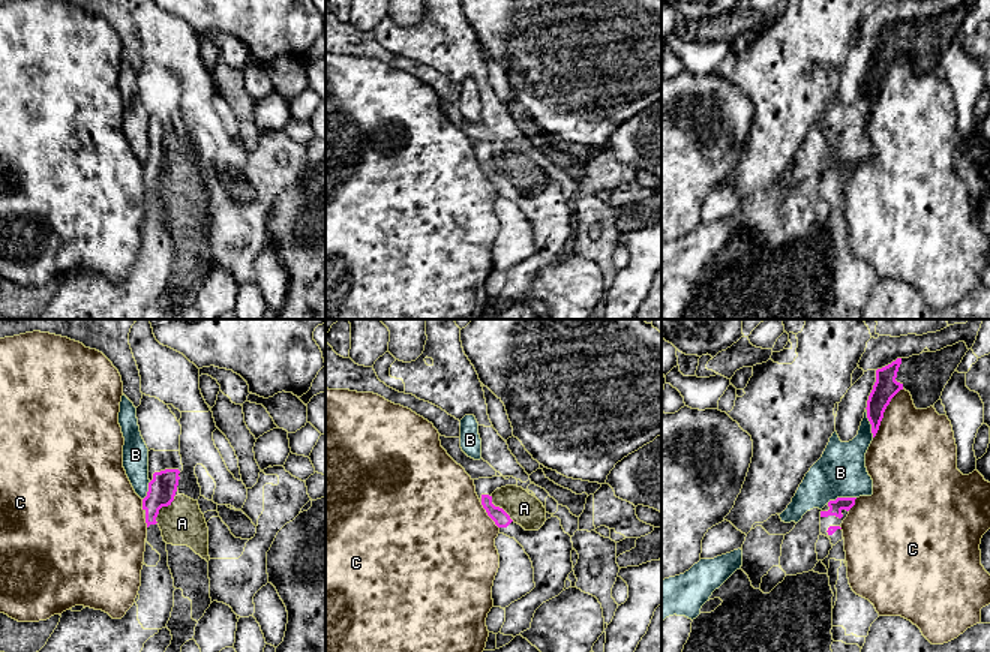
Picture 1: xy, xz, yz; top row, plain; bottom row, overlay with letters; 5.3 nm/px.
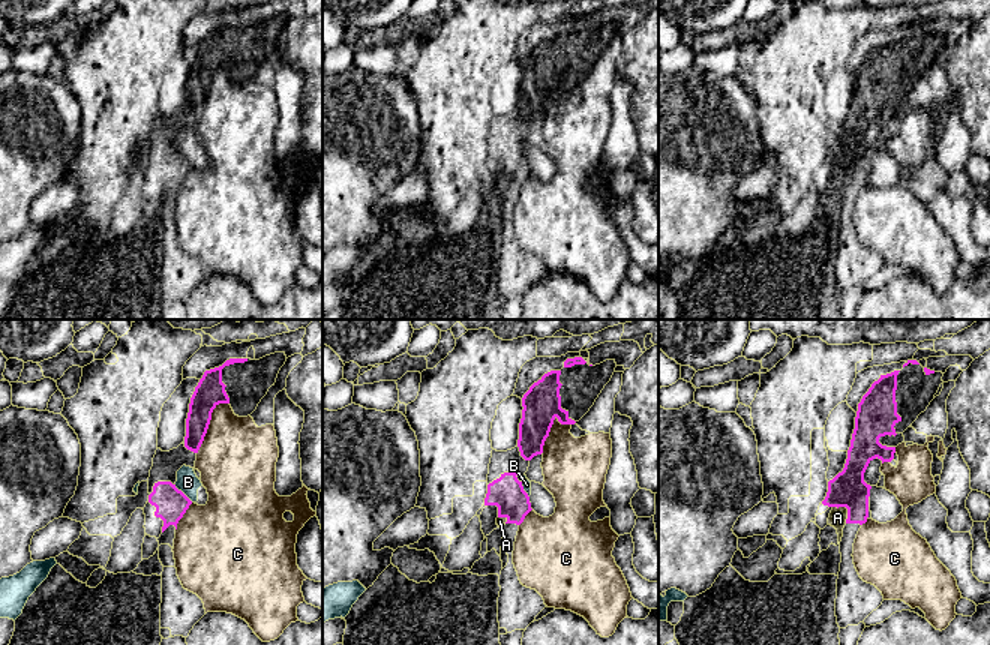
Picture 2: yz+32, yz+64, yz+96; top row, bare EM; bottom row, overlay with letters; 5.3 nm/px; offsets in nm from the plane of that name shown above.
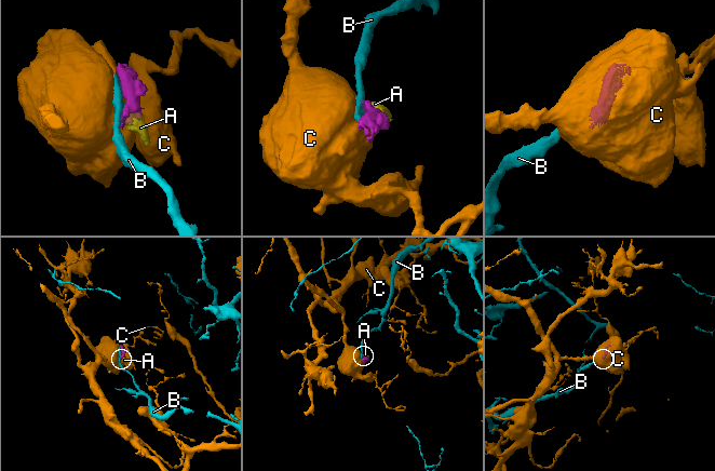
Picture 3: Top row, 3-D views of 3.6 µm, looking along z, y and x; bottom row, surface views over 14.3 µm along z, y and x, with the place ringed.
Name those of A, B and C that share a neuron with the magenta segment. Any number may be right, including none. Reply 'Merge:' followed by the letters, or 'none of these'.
Merge: A

